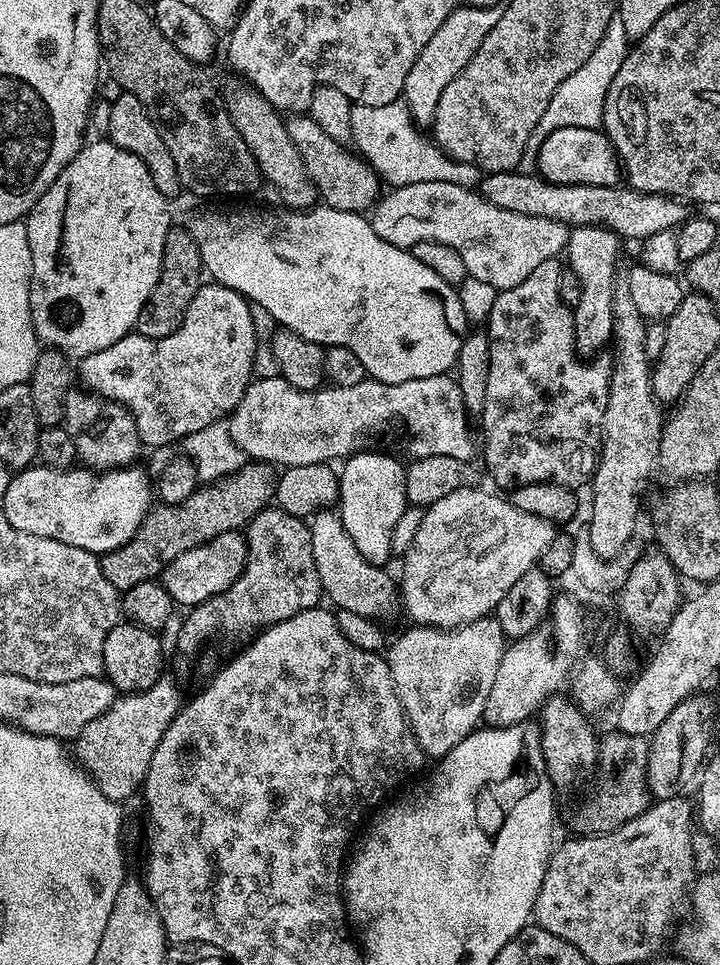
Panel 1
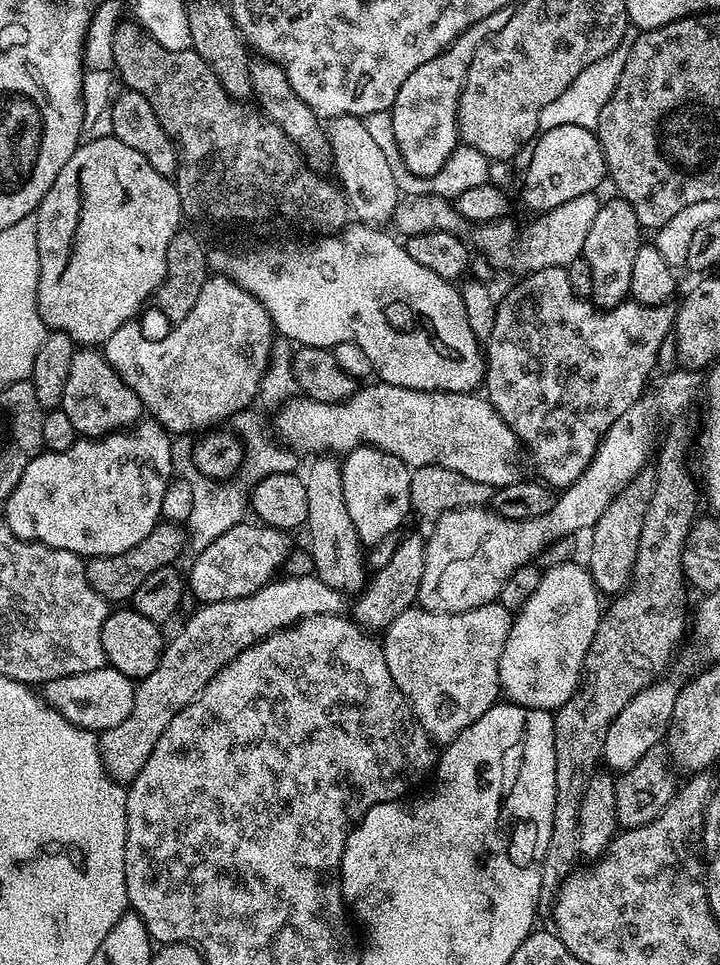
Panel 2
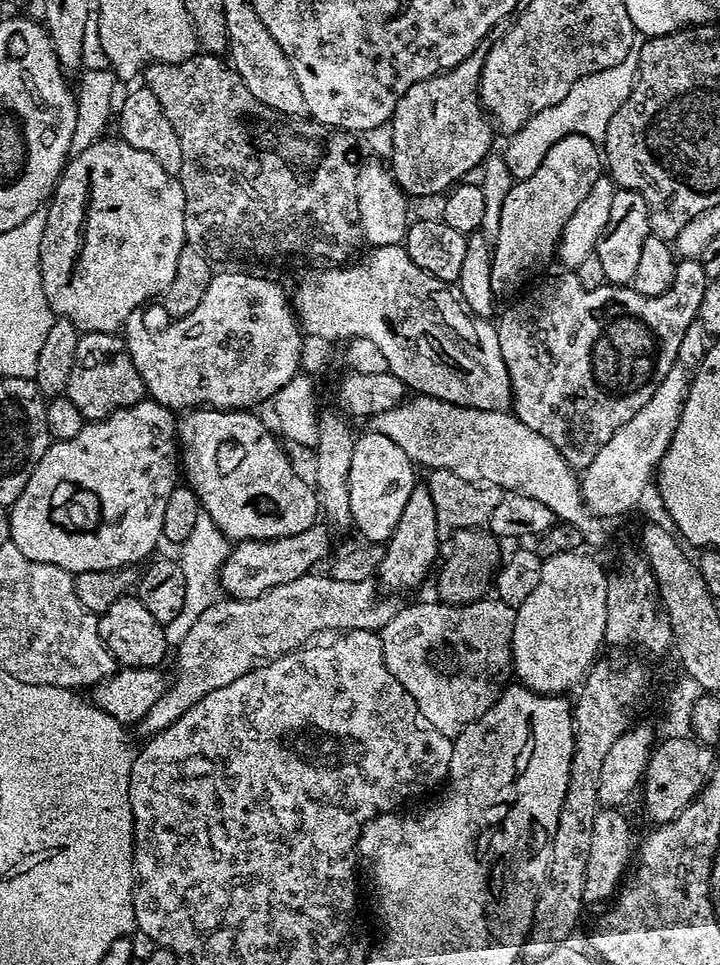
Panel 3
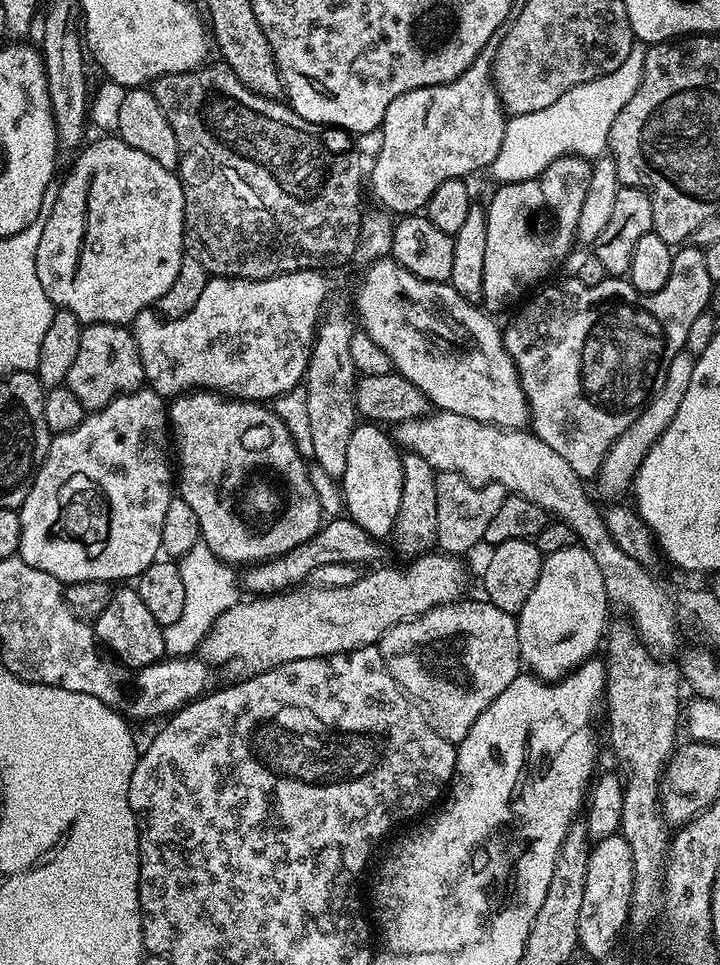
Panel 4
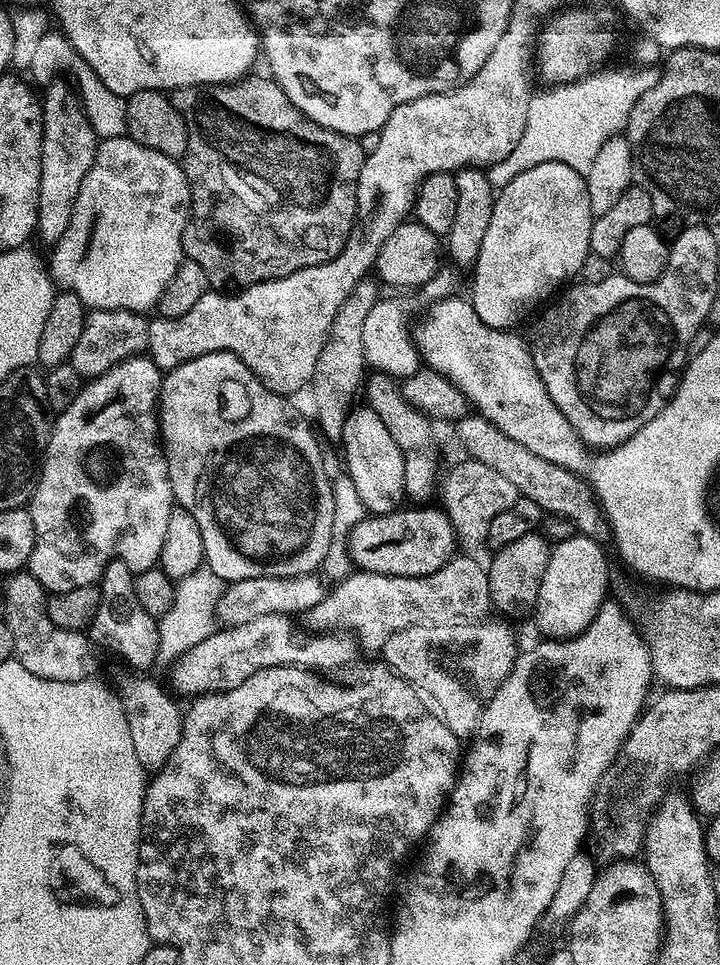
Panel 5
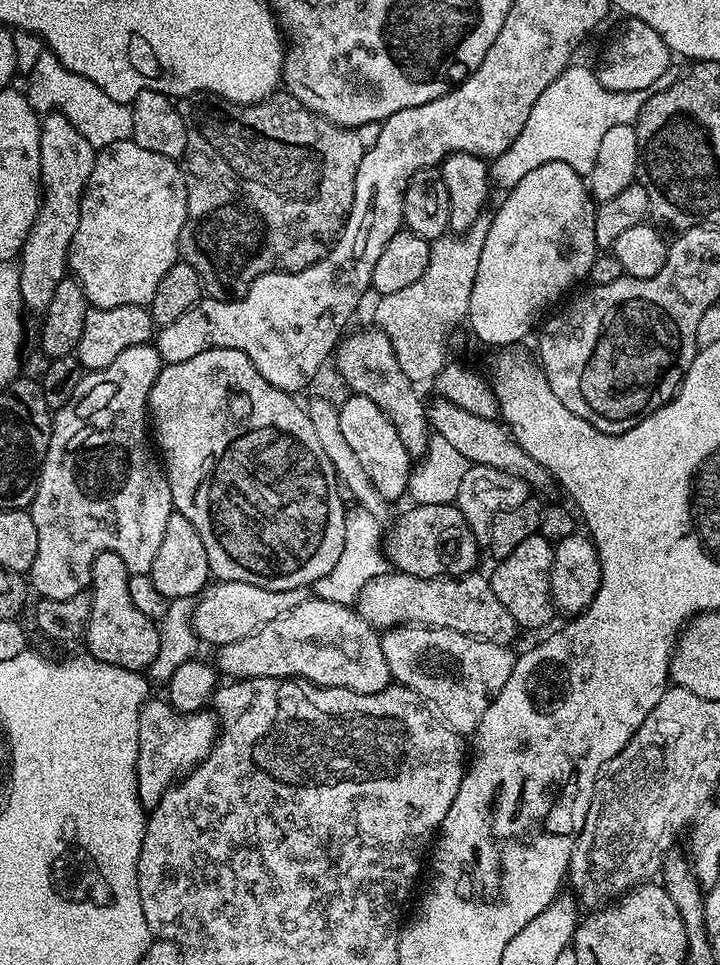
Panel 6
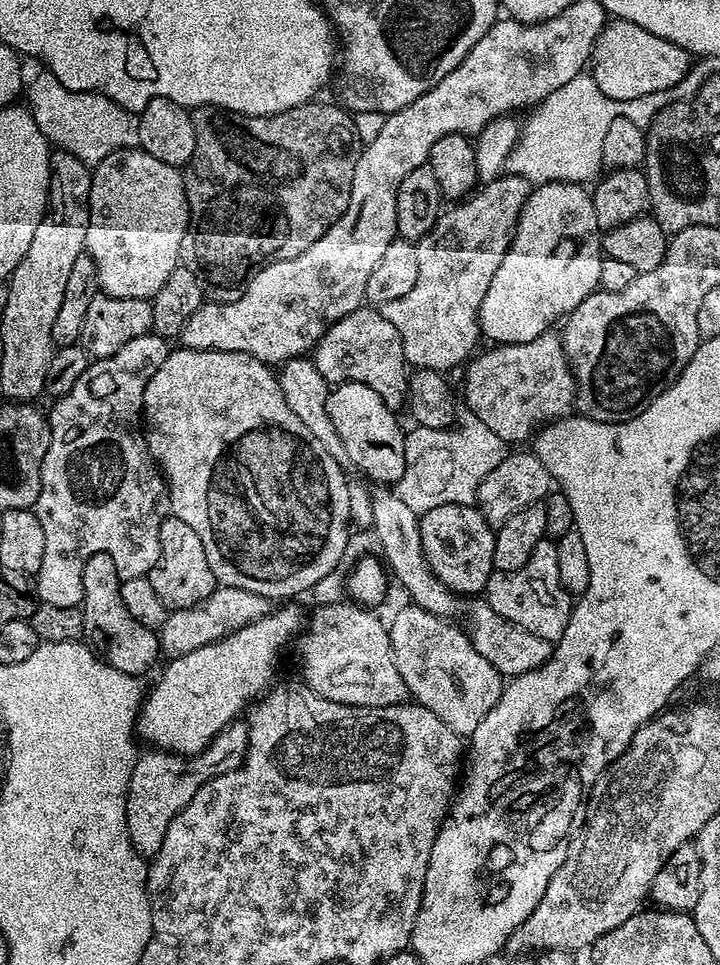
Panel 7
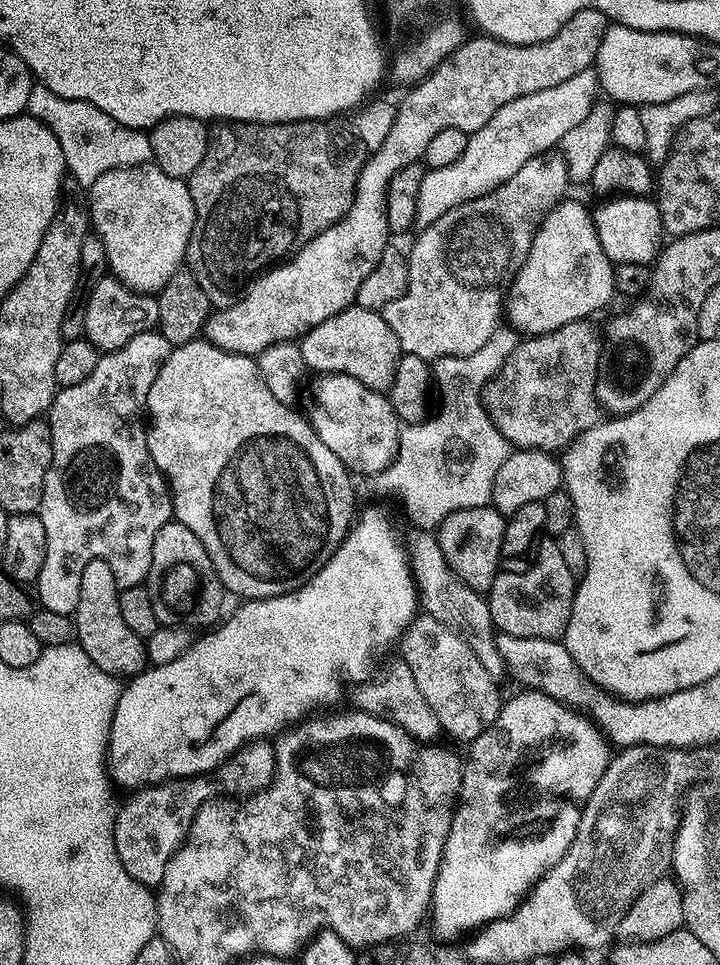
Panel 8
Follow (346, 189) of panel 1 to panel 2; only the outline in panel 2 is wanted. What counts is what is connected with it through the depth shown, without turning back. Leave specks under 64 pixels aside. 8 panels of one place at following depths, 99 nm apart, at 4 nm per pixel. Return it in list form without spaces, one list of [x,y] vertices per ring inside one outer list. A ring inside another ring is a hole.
[[[256,58],[249,63],[248,74],[252,96],[259,111],[263,112],[269,120],[273,120],[288,135],[290,142],[294,142],[294,146],[304,155],[310,168],[324,170],[324,167],[329,167],[330,149],[321,117],[317,116],[313,108],[306,106],[306,102],[302,102],[298,94],[294,94],[284,71],[272,60]]]

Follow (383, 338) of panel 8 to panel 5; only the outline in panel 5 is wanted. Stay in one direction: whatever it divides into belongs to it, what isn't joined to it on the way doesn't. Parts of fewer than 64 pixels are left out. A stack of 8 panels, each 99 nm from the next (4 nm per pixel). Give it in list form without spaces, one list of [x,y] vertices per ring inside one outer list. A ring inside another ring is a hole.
[[[373,371],[366,380],[366,392],[368,388],[367,407],[372,408],[378,414],[378,418],[382,418],[382,422],[386,426],[386,430],[390,430],[390,438],[394,438],[394,442],[398,442],[398,450],[402,450],[402,462],[404,463],[404,495],[413,505],[424,506],[429,503],[428,500],[432,495],[438,492],[438,477],[440,472],[440,452],[436,449],[436,432],[433,421],[429,420],[423,412],[417,411],[416,408],[410,406],[403,395],[400,393],[400,384],[391,376],[387,376],[384,372]]]

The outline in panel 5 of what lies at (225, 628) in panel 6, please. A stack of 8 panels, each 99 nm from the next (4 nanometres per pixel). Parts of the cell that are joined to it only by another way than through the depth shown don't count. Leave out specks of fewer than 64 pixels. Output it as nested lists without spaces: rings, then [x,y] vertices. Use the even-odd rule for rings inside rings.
[[[308,573],[306,575],[292,576],[263,576],[262,578],[248,578],[238,581],[233,581],[226,589],[219,600],[217,617],[229,627],[244,625],[246,622],[252,622],[254,618],[266,617],[267,614],[275,616],[287,615],[295,616],[294,614],[307,614],[310,609],[313,609],[318,602],[322,602],[322,598],[327,596],[328,584],[327,581],[319,573]]]

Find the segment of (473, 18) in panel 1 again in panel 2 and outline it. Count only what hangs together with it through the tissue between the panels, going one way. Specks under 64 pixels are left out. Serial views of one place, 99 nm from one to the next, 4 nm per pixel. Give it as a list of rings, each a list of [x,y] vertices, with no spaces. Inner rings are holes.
[[[499,15],[485,16],[473,27],[460,33],[444,51],[430,58],[430,62],[419,64],[410,74],[410,78],[402,82],[390,109],[392,129],[400,151],[400,161],[407,166],[413,177],[435,176],[446,162],[446,158],[450,158],[450,154],[455,150],[458,143],[456,111],[460,101],[460,89],[468,77],[468,67],[477,46],[485,36],[498,31],[501,23]]]

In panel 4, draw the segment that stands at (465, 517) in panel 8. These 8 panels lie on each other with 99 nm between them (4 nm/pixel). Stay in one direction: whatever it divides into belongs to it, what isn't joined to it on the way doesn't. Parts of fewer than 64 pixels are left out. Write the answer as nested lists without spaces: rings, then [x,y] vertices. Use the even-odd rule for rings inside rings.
[[[351,518],[329,519],[318,529],[307,542],[299,544],[281,556],[273,556],[263,562],[253,563],[243,569],[243,587],[249,588],[252,594],[272,594],[301,585],[311,577],[316,567],[327,563],[344,563],[365,566],[371,560],[380,560],[384,556],[384,548],[377,537],[372,536],[362,526],[358,526]]]

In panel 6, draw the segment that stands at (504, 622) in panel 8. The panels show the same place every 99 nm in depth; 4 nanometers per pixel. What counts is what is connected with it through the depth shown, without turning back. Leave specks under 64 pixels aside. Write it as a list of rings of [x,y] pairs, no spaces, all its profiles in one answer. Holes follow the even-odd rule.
[[[539,534],[526,538],[516,547],[505,560],[499,561],[495,565],[496,569],[490,572],[490,583],[494,590],[494,595],[498,597],[498,602],[510,610],[510,614],[516,620],[521,629],[524,628],[544,628],[552,620],[554,605],[552,603],[552,591],[550,590],[550,574],[552,573],[552,549],[554,545]]]

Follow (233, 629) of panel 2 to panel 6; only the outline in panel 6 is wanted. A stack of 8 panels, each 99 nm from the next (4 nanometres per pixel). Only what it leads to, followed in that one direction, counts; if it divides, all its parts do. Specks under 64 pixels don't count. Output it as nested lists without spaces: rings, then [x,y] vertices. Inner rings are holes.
[[[389,571],[374,577],[361,588],[354,607],[370,626],[387,630],[397,626],[427,626],[449,628],[467,636],[478,636],[481,640],[512,642],[518,633],[518,625],[510,610],[498,602],[489,577],[476,576],[435,576],[423,580],[405,572]]]

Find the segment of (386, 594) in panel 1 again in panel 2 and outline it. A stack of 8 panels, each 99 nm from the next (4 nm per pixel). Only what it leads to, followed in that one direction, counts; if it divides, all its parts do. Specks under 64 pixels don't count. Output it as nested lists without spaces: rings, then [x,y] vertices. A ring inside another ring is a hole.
[[[316,454],[302,468],[302,479],[306,486],[306,510],[308,511],[308,540],[312,543],[310,555],[314,575],[326,586],[345,594],[364,591],[369,579],[369,569],[364,569],[364,556],[350,510],[346,510],[346,494],[342,494],[342,464],[335,455]]]

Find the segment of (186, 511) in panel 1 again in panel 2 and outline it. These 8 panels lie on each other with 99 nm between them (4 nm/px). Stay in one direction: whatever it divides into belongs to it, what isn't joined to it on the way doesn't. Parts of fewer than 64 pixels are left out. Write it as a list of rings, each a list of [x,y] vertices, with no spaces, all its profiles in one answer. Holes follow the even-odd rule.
[[[161,522],[157,524],[154,530],[150,530],[150,534],[146,534],[146,538],[142,538],[142,542],[138,542],[138,546],[134,546],[122,554],[91,557],[85,563],[84,573],[90,582],[90,586],[103,600],[128,602],[131,601],[134,590],[138,590],[138,586],[142,586],[142,581],[148,575],[154,574],[154,570],[162,570],[175,565],[176,559],[180,556],[180,551],[183,550],[184,552],[185,548],[185,529],[175,524]]]

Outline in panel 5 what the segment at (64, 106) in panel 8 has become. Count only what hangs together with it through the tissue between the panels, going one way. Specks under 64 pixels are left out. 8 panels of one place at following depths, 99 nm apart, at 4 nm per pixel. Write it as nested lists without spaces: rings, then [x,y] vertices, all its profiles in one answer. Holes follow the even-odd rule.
[[[59,30],[44,31],[27,71],[40,83],[40,86],[51,84],[57,74],[69,72],[69,74],[64,74],[70,77],[76,93],[80,95],[80,101],[86,110],[86,118],[90,118],[90,126],[96,137],[100,140],[109,140],[128,134],[128,127],[126,126],[127,99],[114,94],[114,90],[110,90],[110,86],[106,86],[106,82],[102,82],[102,78],[98,78],[98,74],[94,74],[94,70],[90,70],[88,63],[78,55],[63,32]]]

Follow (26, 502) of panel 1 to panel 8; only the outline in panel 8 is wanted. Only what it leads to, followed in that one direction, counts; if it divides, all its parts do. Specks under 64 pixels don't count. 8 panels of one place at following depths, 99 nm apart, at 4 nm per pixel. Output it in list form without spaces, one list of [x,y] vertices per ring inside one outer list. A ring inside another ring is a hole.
[[[158,330],[138,334],[138,338],[130,338],[130,342],[126,342],[126,346],[122,346],[113,352],[103,353],[98,366],[94,366],[94,370],[85,380],[69,388],[60,388],[52,399],[52,407],[46,413],[46,419],[52,431],[52,461],[46,470],[46,478],[42,486],[42,502],[38,513],[42,526],[46,526],[46,562],[42,562],[42,570],[34,581],[34,596],[40,608],[54,610],[54,614],[72,616],[78,606],[78,590],[82,586],[82,570],[86,566],[86,562],[91,560],[107,560],[110,570],[114,570],[116,583],[120,588],[135,588],[147,581],[148,571],[152,565],[154,538],[158,534],[158,530],[162,530],[162,526],[170,523],[174,513],[168,481],[164,479],[163,472],[150,458],[148,433],[142,417],[146,412],[146,401],[150,394],[150,386],[154,386],[154,378],[158,378],[158,370],[166,362],[166,358],[171,354],[173,347],[173,344],[166,342],[166,338]]]

